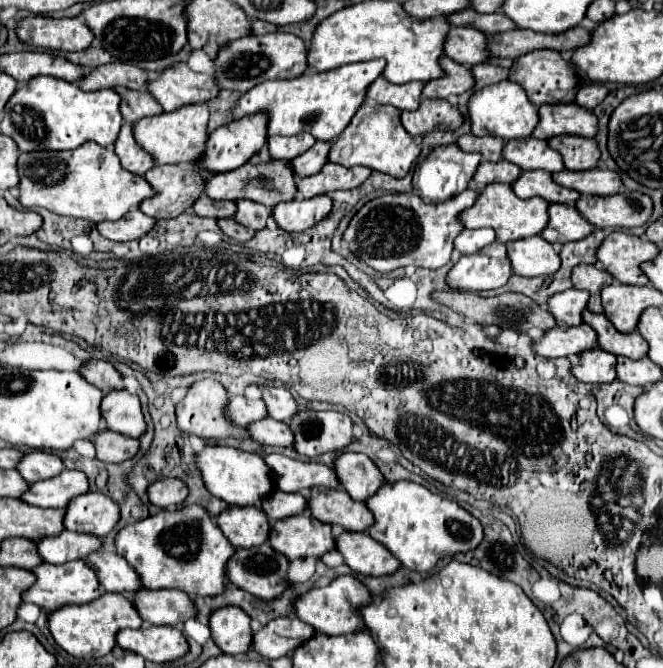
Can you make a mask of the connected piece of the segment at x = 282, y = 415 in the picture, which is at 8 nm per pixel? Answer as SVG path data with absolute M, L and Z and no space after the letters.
M259 386L263 394L263 402L267 406L269 418L289 422L289 418L299 410L297 402L285 388L275 388L275 386Z

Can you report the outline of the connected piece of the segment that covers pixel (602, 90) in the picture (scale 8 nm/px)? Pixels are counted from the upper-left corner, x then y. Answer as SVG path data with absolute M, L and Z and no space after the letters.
M583 84L577 92L577 104L583 108L593 110L597 104L601 104L605 100L605 96L609 94L609 90L603 84Z

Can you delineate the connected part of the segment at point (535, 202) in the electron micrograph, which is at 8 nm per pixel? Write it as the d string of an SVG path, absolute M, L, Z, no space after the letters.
M497 184L497 186L485 186L481 190L481 198L477 200L477 206L471 206L461 214L461 222L465 228L493 228L497 232L497 240L507 244L511 240L521 240L529 236L541 234L545 226L549 224L549 214L547 214L549 202L545 198L529 198L521 200L509 184Z

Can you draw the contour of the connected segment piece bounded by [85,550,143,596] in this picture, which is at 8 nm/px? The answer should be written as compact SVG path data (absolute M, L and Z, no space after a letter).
M95 550L85 558L85 562L95 570L99 584L107 592L119 592L125 596L133 596L141 586L137 582L137 574L133 574L133 568L115 552L107 550Z

